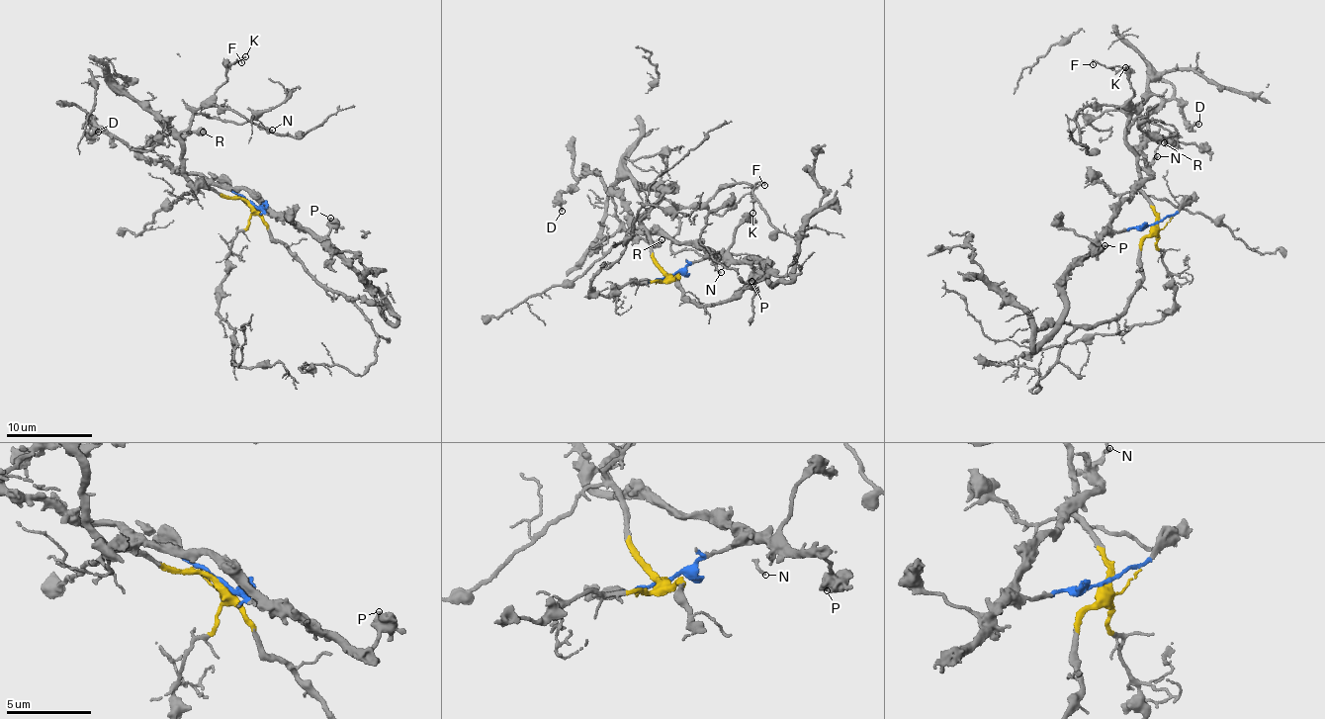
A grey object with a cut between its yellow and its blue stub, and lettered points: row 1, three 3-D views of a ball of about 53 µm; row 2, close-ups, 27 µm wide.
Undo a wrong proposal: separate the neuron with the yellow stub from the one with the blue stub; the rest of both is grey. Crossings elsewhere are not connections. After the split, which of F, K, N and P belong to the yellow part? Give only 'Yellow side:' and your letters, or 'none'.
Yellow side: F, K, N

